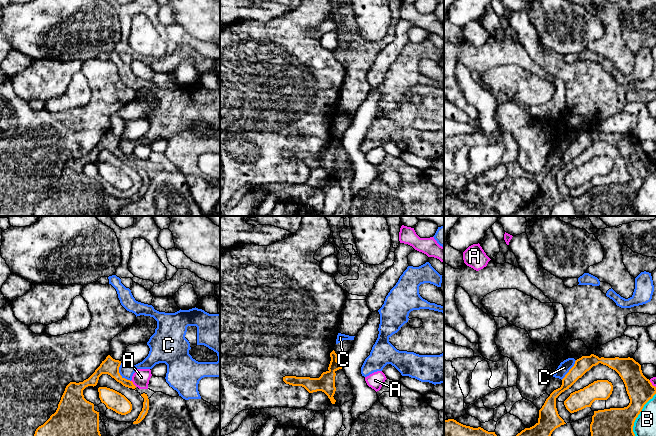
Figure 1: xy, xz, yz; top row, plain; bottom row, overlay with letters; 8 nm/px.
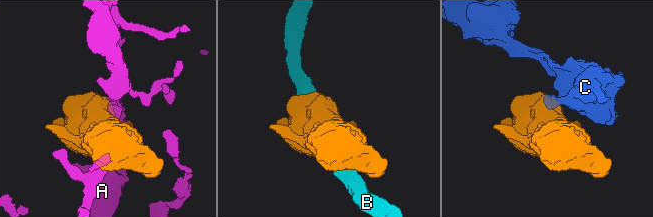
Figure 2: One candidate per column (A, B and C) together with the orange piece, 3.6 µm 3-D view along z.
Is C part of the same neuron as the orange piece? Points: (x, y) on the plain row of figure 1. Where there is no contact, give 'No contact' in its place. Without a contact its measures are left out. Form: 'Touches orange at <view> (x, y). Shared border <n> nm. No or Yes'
Touches orange at xy (119, 150). Shared border 170 nm. No

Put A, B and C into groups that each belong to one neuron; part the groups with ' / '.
A / B / C

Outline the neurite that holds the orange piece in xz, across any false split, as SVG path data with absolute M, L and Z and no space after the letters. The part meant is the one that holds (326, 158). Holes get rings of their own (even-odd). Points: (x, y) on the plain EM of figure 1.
M334 126L330 129L330 133L331 137L328 146L323 148L319 154L285 152L283 153L283 157L292 162L302 162L309 169L322 167L328 172L331 179L335 180L336 176L333 173L336 167L335 148L342 145L342 143L337 137L338 132Z

